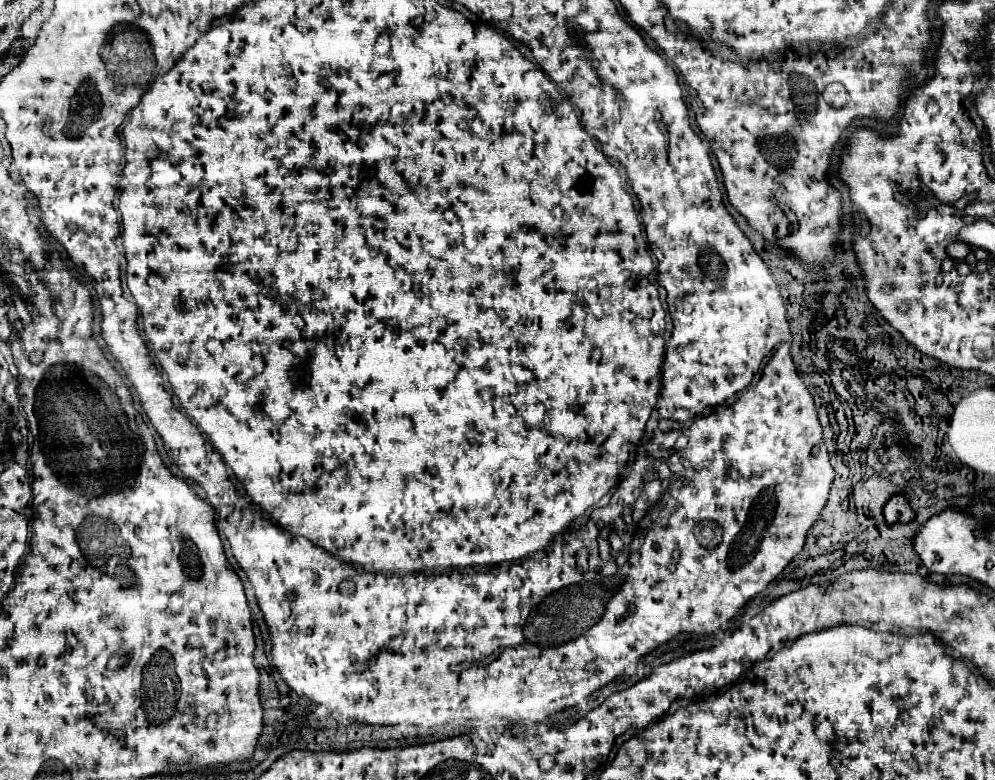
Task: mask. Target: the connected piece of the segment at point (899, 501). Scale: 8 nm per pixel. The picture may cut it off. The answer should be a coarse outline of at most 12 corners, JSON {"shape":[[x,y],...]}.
{"shape":[[902,495],[890,497],[884,505],[888,525],[908,523],[914,511]]}

